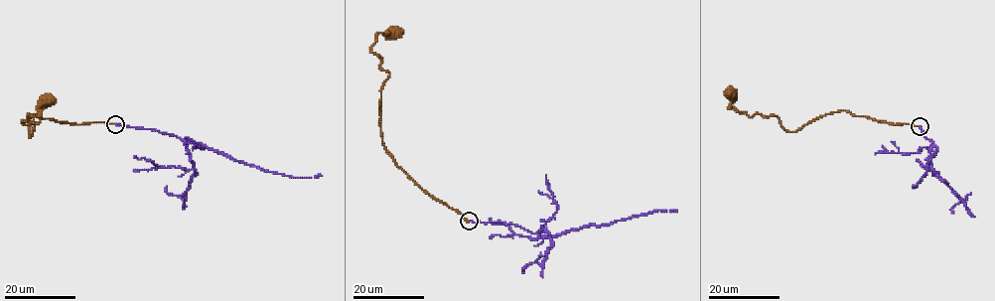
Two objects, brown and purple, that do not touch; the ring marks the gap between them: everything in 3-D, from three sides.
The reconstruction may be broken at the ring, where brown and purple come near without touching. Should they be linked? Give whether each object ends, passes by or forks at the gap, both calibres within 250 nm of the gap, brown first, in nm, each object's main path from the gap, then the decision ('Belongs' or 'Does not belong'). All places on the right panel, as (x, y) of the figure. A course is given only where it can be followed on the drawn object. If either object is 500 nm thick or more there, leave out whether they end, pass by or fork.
At the ring brown ends. At the ring purple ends. Thickness 190 nm (brown) against 180 nm. Course of brown: (920, 126), (845, 110), (787, 132), (776, 115), (750, 116), (730, 108), (729, 93). Course of purple: (920, 126), (936, 150), (925, 173), (914, 186). Does not belong

